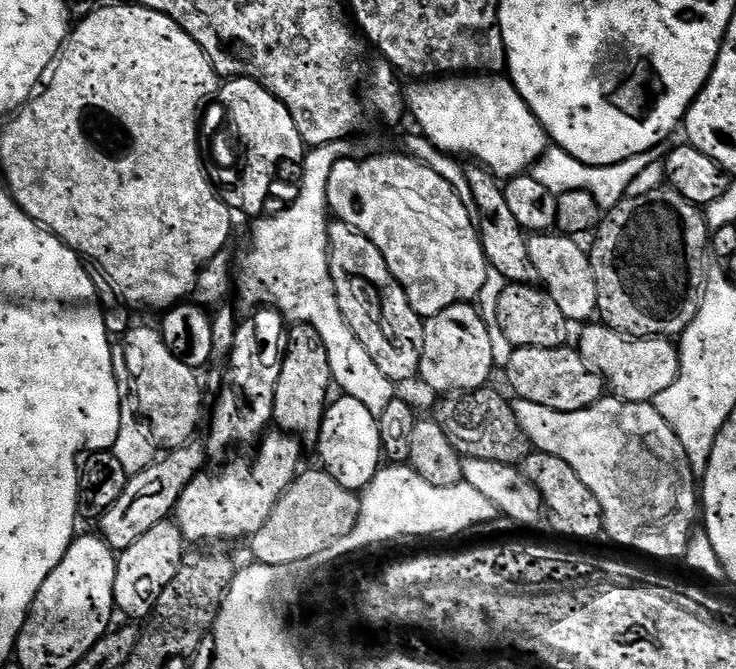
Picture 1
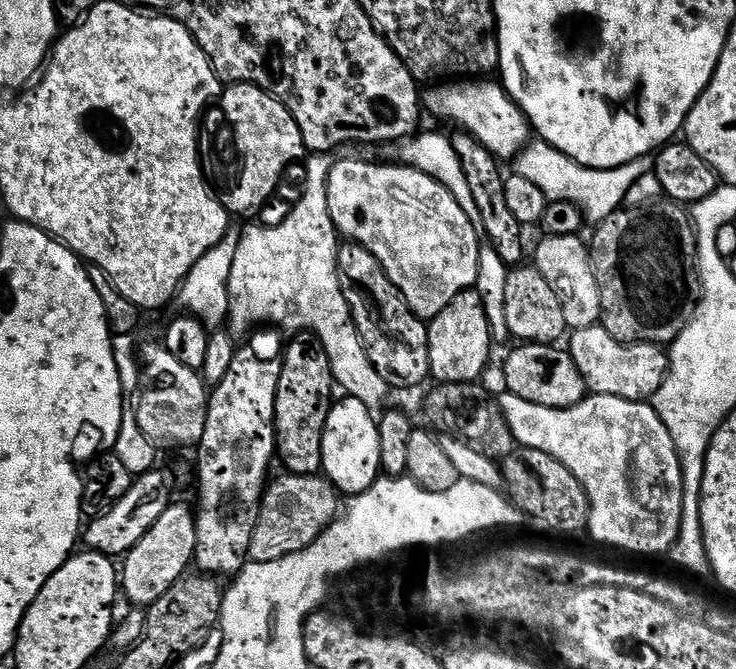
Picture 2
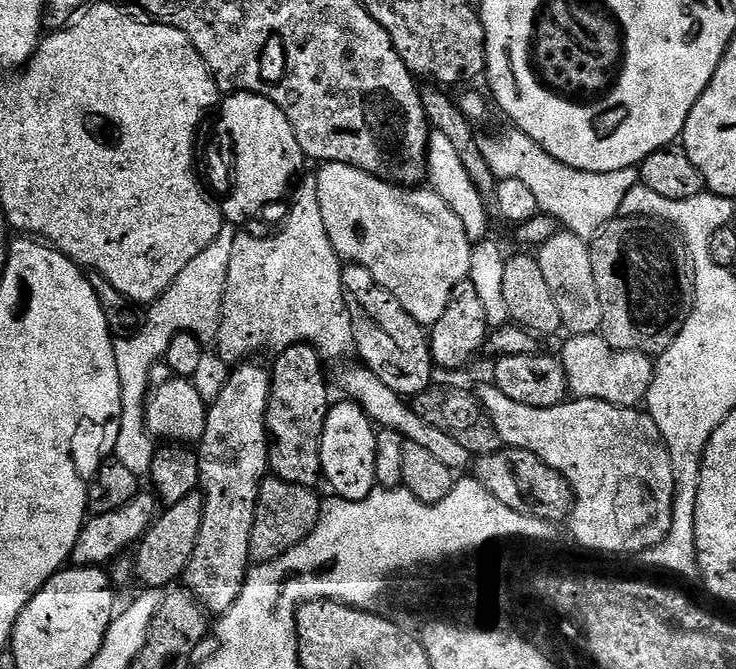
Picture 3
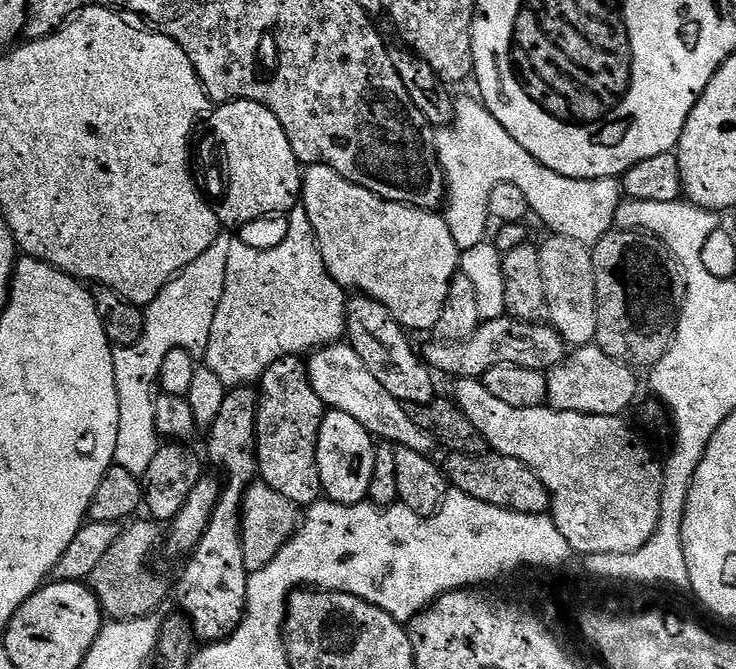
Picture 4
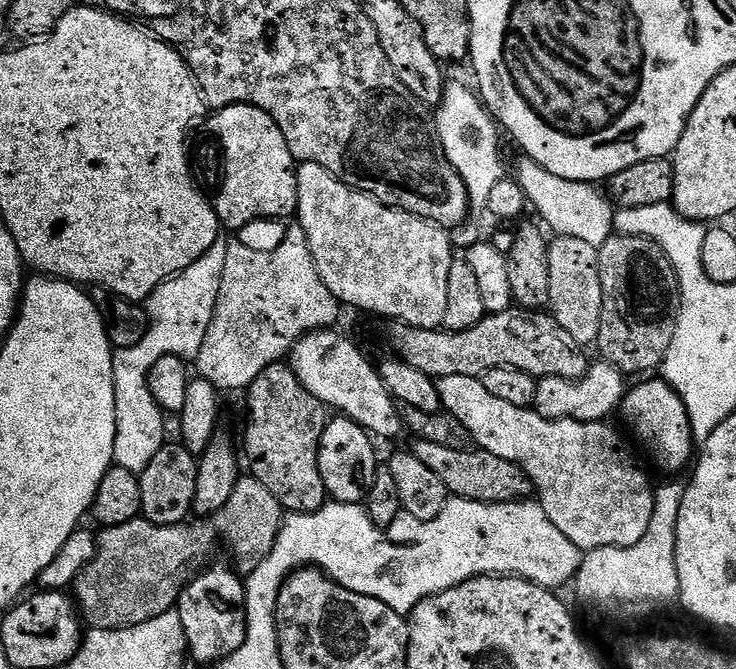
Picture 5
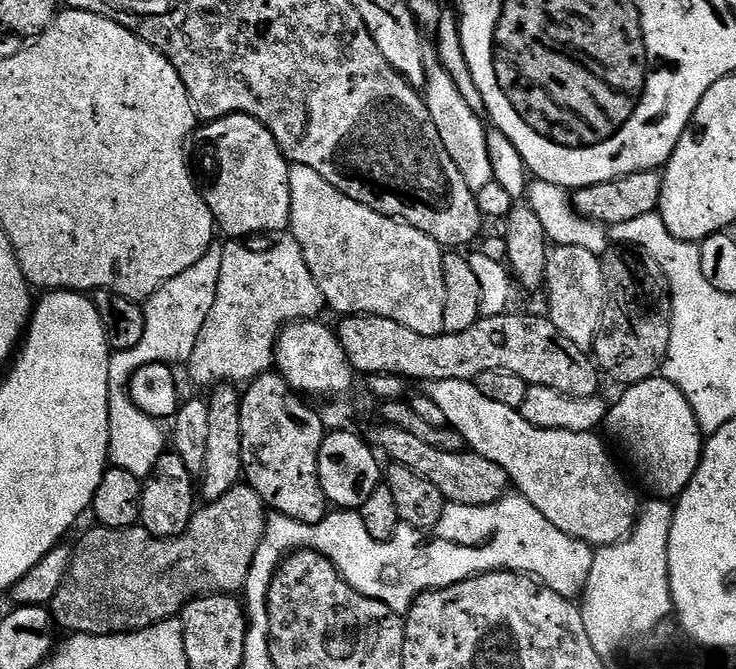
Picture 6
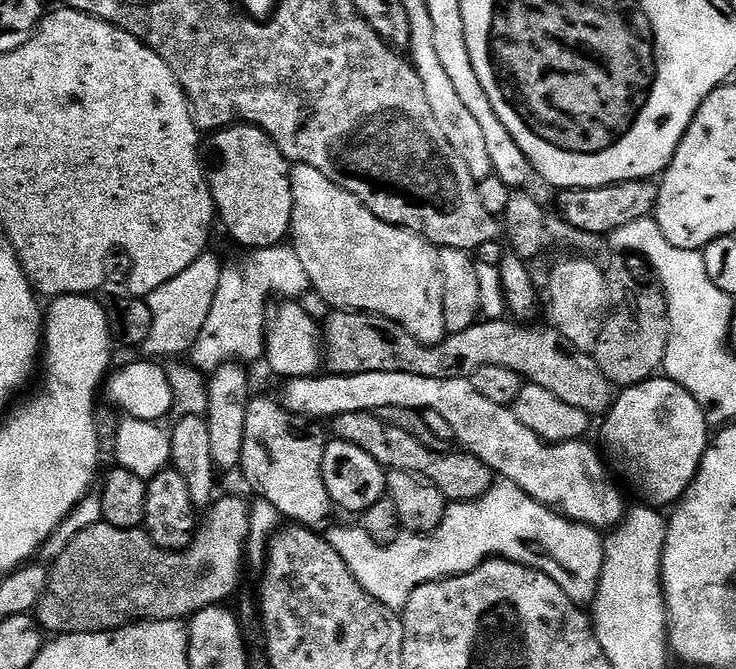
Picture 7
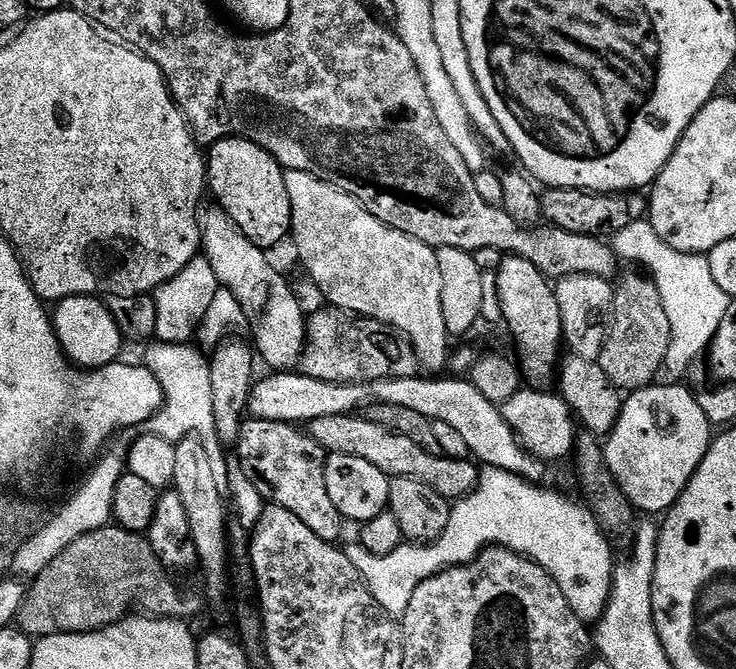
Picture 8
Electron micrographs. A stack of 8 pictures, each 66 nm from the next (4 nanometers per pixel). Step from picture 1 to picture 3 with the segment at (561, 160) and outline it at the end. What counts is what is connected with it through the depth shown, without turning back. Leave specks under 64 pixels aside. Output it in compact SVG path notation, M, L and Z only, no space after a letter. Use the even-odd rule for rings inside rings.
M516 132L512 134L509 140L484 140L482 144L484 156L488 160L492 172L497 178L503 178L507 175L518 178L518 182L530 186L534 198L538 198L538 206L541 213L546 216L553 216L559 220L561 229L570 231L576 236L580 236L586 241L591 241L602 229L605 228L611 220L620 216L620 207L626 199L626 193L638 183L638 172L636 168L627 168L626 170L614 170L613 172L583 172L574 170L546 154L542 146L534 142L525 132Z

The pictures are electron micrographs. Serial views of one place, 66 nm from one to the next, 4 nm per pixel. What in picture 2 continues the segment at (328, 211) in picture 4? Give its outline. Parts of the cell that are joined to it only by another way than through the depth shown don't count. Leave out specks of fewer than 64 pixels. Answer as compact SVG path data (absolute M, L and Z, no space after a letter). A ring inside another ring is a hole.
M360 164L357 168L329 167L330 218L345 241L362 245L374 254L374 258L378 258L382 270L390 282L394 282L413 314L419 320L430 322L442 314L442 310L446 310L446 306L450 306L460 292L475 289L482 236L477 225L466 218L466 210L458 206L454 194L450 194L446 186L416 168L393 164L385 168L376 164Z

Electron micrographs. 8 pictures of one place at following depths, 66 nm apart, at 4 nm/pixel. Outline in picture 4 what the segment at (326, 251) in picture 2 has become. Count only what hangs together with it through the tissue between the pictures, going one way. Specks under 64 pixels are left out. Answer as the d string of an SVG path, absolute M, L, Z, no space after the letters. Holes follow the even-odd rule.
M302 206L293 208L287 220L288 233L284 241L273 248L255 248L239 238L230 242L226 290L222 290L222 302L218 302L218 314L214 314L210 342L203 355L206 367L214 370L214 374L218 374L218 378L222 378L229 388L255 385L264 371L278 362L278 358L311 353L337 343L345 335L349 297L345 288L328 273L306 210Z

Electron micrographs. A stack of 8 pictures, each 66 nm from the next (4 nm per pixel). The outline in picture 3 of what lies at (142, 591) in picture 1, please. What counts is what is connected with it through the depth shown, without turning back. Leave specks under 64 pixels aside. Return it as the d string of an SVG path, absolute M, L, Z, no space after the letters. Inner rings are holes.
M199 491L191 492L190 494L186 494L186 498L182 498L182 502L174 502L173 504L167 505L157 515L156 519L153 520L151 528L148 529L147 532L144 533L142 539L139 541L138 547L135 549L136 552L136 560L134 559L134 576L137 581L141 580L144 583L143 587L145 589L149 588L158 588L161 590L167 589L169 586L167 584L172 584L175 580L179 581L181 577L183 577L184 572L188 569L188 563L190 562L190 558L194 554L194 546L198 546L198 530L202 530L202 514L204 513L204 497L201 495Z

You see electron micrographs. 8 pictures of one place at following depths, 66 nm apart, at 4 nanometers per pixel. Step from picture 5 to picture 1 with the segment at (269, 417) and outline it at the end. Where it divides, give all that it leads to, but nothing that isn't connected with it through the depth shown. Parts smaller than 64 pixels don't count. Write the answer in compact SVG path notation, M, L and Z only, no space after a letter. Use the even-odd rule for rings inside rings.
M292 324L288 333L286 358L282 362L282 374L278 378L278 390L274 394L272 418L275 427L305 445L319 445L324 411L330 403L328 391L333 391L333 388L330 354L326 354L326 342L322 342L322 334L318 334L318 330L309 324Z

